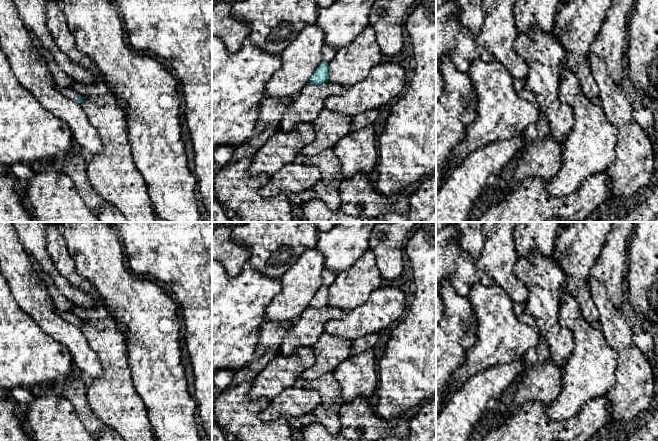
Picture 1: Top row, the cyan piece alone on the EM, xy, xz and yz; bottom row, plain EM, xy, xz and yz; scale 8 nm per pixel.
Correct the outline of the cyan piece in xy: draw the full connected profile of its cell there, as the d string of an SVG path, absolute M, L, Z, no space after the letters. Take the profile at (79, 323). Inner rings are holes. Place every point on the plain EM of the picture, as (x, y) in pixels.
M59 312L61 317L65 319L67 322L77 325L78 327L81 327L85 322L81 320L76 314L72 312Z

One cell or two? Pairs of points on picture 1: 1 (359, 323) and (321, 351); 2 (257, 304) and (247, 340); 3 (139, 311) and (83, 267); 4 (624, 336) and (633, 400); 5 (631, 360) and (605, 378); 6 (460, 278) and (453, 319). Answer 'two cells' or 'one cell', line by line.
1: two cells
2: one cell
3: one cell
4: one cell
5: two cells
6: two cells

